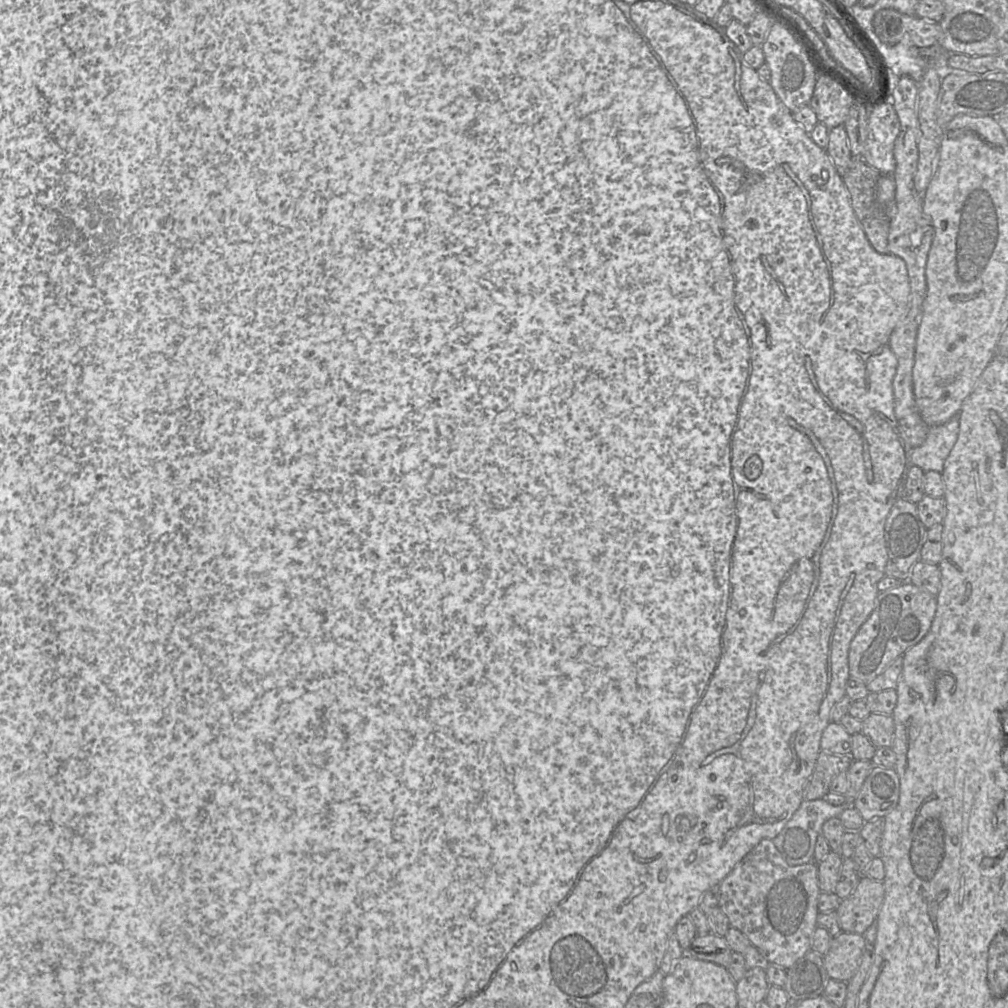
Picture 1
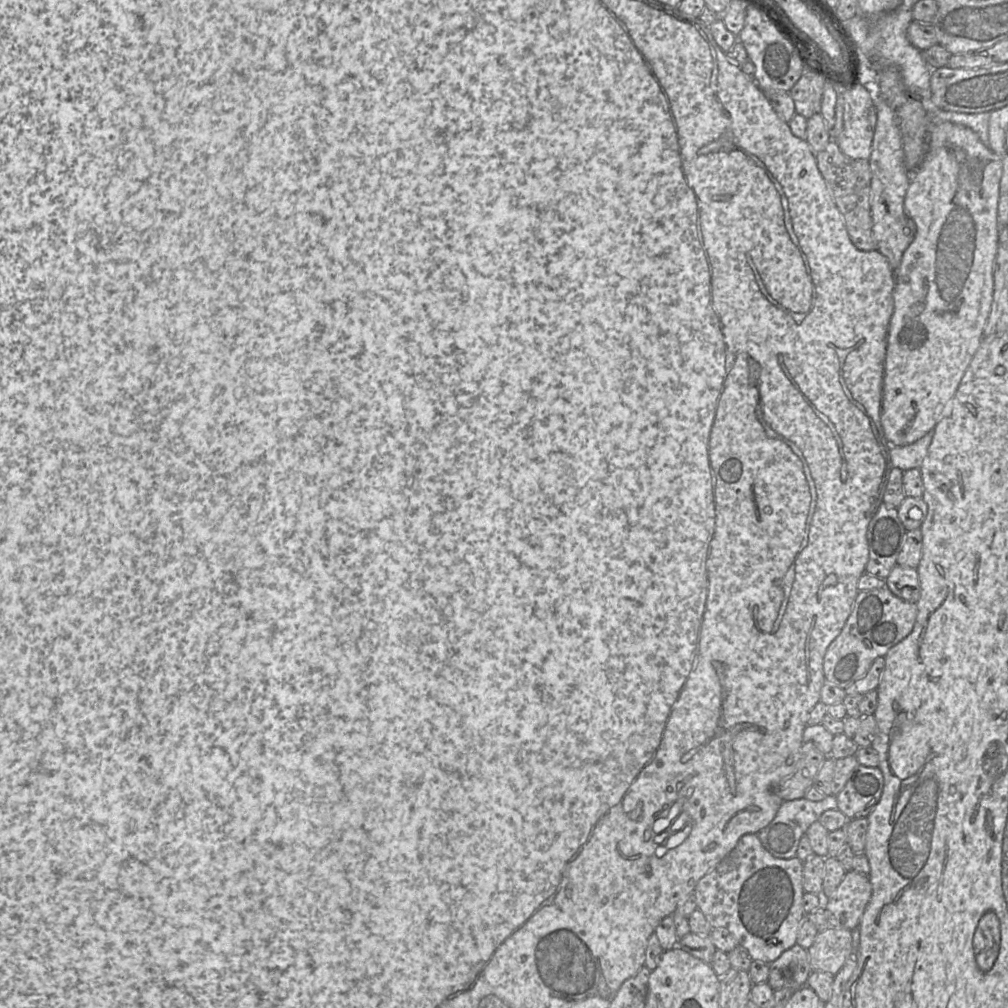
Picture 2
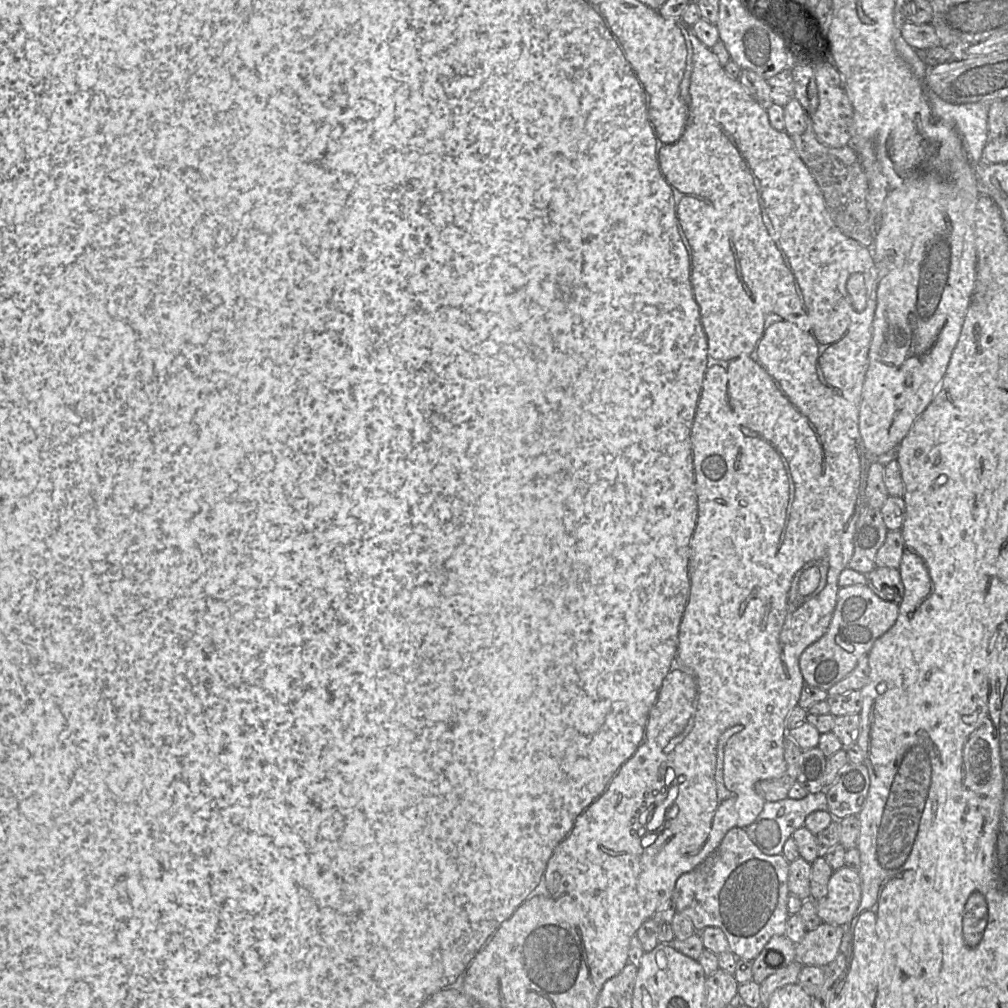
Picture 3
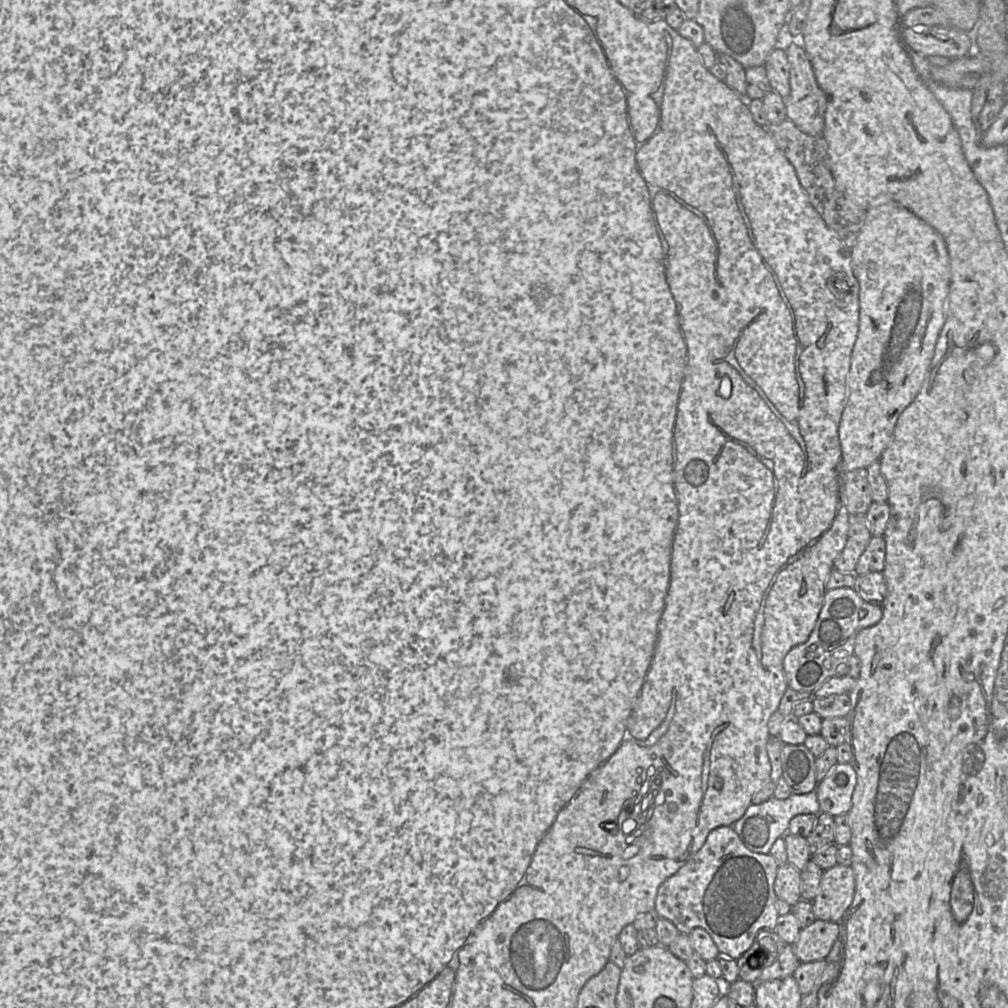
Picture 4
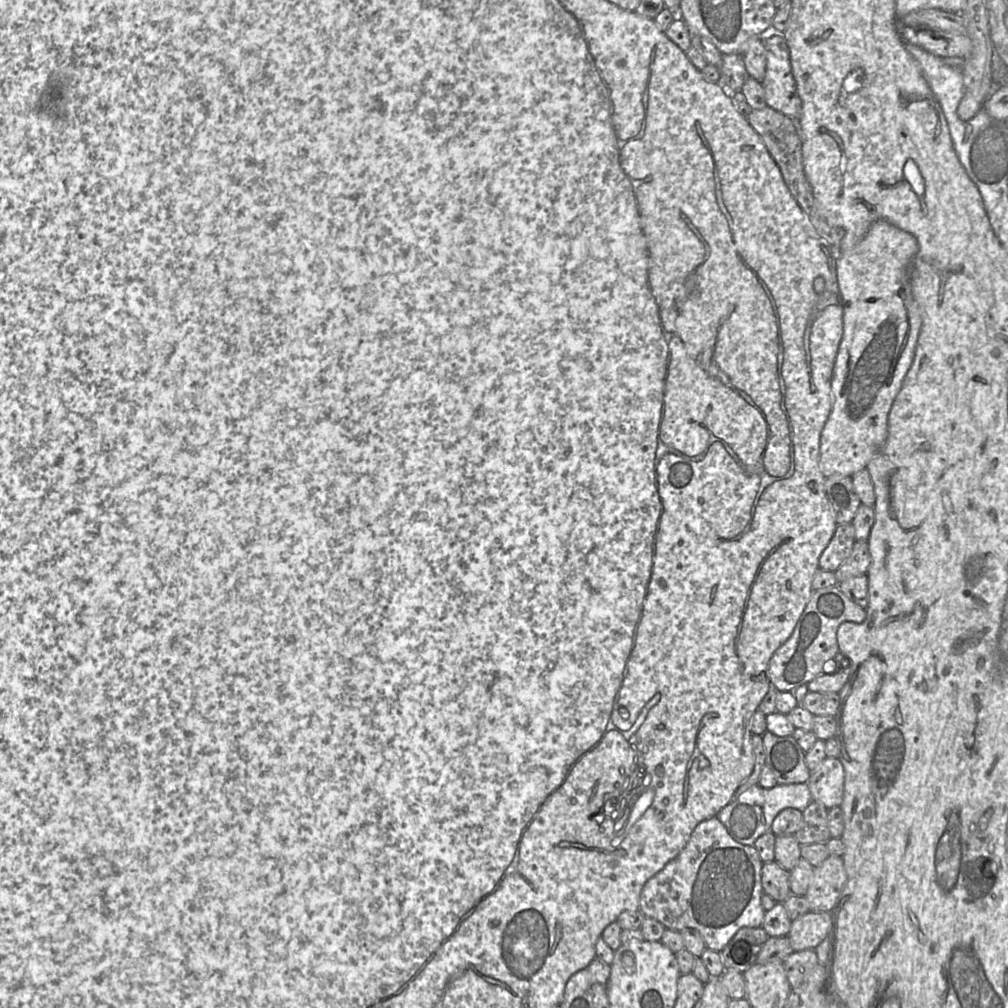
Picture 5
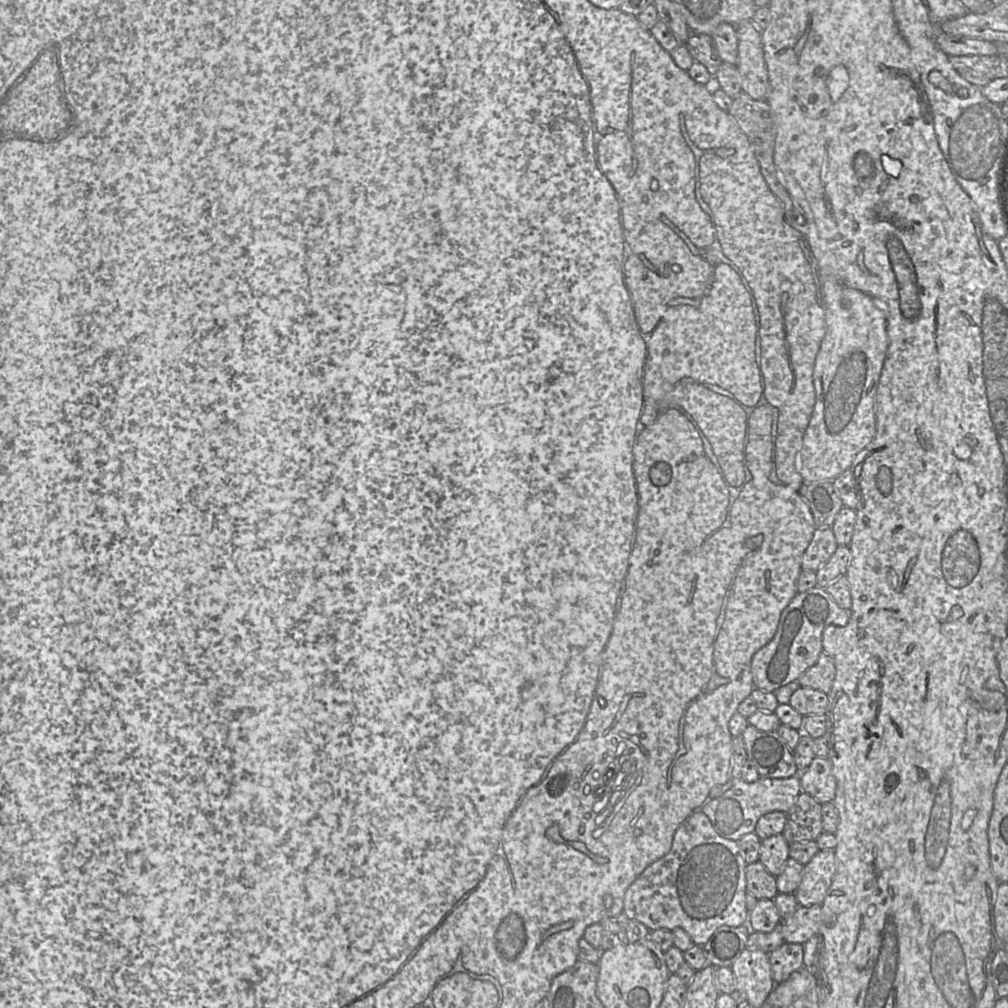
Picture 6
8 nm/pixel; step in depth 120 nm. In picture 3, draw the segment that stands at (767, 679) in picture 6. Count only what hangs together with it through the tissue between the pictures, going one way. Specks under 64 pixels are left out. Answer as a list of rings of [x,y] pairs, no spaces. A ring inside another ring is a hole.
[[[867,584],[840,587],[828,630],[799,658],[805,684],[827,691],[844,679],[854,670],[858,660],[867,655],[874,643],[895,624],[898,615],[899,604],[881,599]]]

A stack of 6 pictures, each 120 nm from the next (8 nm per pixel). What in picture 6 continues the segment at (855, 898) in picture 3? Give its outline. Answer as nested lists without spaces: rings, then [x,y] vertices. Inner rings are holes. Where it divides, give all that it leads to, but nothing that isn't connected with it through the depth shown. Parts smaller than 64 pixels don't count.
[[[819,850],[804,865],[801,882],[794,895],[800,906],[821,905],[825,900],[836,872],[834,850]]]

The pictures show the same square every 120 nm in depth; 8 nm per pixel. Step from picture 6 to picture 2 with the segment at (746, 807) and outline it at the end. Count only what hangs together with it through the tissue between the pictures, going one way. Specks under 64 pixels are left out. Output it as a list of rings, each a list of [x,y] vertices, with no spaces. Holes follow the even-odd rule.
[[[835,795],[821,801],[805,798],[784,801],[774,819],[756,835],[763,847],[780,859],[796,858],[799,842],[809,826],[827,810],[837,809]]]

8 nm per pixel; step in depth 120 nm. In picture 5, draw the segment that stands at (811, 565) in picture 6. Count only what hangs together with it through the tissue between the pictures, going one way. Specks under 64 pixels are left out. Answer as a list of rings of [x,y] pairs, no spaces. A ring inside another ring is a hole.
[[[852,523],[837,525],[831,541],[819,558],[819,569],[835,572],[851,554],[856,541]]]

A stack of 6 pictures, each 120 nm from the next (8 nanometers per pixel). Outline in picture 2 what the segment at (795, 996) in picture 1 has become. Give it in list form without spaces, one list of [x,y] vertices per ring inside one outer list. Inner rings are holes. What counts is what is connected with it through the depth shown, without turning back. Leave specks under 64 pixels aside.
[[[797,944],[771,962],[769,969],[767,984],[773,990],[788,988],[793,991],[805,987],[813,971],[807,950]]]

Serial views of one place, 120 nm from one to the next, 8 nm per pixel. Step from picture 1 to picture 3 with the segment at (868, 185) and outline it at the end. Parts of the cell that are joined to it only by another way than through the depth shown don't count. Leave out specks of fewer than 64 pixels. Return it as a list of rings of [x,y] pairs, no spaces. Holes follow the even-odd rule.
[[[809,129],[790,136],[797,154],[815,179],[837,227],[849,238],[871,248],[874,233],[868,209],[868,179],[856,151],[850,146],[827,146]]]

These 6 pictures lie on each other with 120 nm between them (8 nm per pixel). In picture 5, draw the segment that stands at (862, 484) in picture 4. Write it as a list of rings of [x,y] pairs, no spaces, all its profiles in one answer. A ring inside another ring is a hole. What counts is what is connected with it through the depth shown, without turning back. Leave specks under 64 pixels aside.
[[[852,476],[827,477],[823,488],[837,525],[851,523],[862,505],[854,490]]]

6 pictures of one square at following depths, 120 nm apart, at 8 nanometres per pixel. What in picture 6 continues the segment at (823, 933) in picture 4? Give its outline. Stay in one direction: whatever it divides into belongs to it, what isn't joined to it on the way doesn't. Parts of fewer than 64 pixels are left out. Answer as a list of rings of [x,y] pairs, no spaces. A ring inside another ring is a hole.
[[[821,905],[800,906],[783,923],[783,938],[786,943],[804,944],[817,936],[821,922]]]

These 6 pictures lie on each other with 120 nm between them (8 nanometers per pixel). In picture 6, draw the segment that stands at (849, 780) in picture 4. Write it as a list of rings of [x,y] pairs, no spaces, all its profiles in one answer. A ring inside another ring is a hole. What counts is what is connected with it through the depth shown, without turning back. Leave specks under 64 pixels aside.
[[[815,757],[810,766],[799,773],[802,791],[820,804],[833,802],[836,795],[836,778],[829,758]]]

